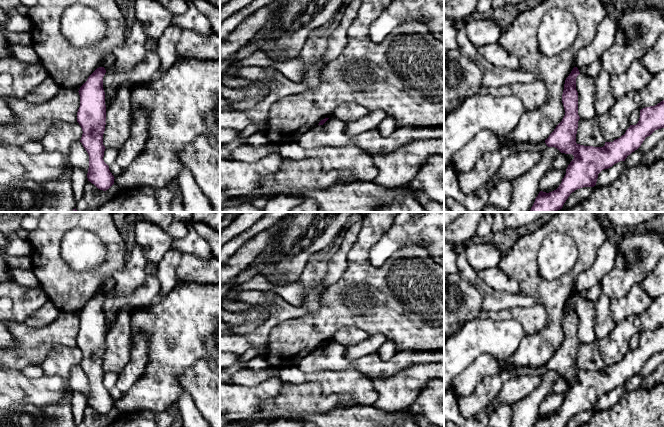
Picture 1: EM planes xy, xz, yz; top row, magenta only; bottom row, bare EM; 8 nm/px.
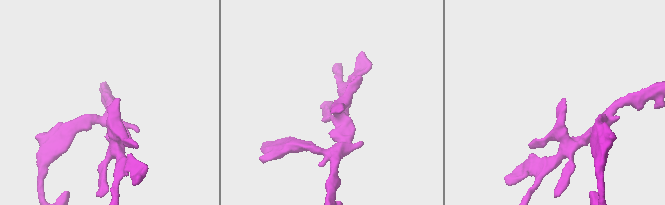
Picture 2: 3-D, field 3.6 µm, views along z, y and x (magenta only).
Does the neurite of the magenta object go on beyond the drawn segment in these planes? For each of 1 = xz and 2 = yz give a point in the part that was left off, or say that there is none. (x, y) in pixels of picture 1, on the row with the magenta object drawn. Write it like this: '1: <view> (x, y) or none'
1: none
2: none

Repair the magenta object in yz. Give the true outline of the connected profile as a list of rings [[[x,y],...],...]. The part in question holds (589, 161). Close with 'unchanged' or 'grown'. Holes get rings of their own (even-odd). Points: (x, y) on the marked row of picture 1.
[[[574,67],[565,80],[562,103],[565,115],[554,131],[545,140],[548,147],[555,147],[561,153],[572,154],[574,159],[566,169],[559,187],[549,193],[540,191],[529,212],[557,212],[572,192],[583,187],[594,187],[598,174],[625,161],[637,150],[646,137],[655,130],[664,128],[664,100],[655,106],[640,110],[636,125],[630,125],[625,134],[603,147],[584,146],[576,143],[578,129],[578,92],[576,78],[580,74]]]; unchanged

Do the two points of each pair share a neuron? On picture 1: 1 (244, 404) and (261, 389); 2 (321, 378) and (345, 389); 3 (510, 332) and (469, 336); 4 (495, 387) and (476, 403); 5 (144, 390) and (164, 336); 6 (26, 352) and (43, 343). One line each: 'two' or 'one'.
1: one
2: one
3: one
4: one
5: one
6: one

